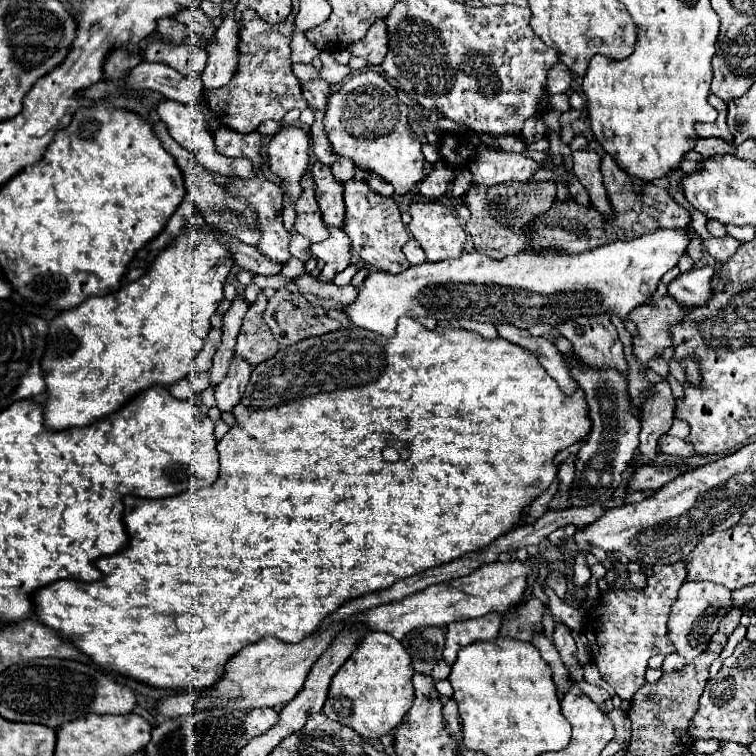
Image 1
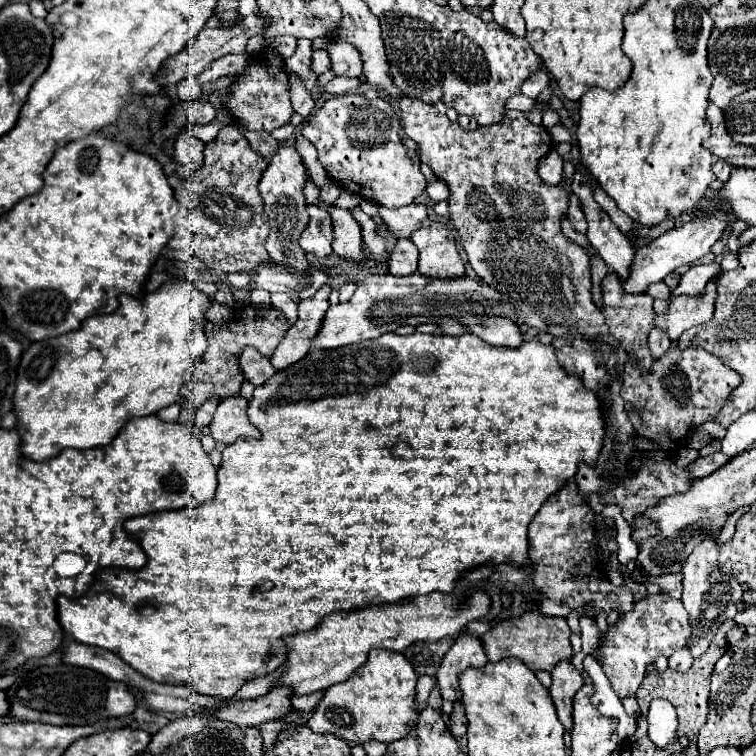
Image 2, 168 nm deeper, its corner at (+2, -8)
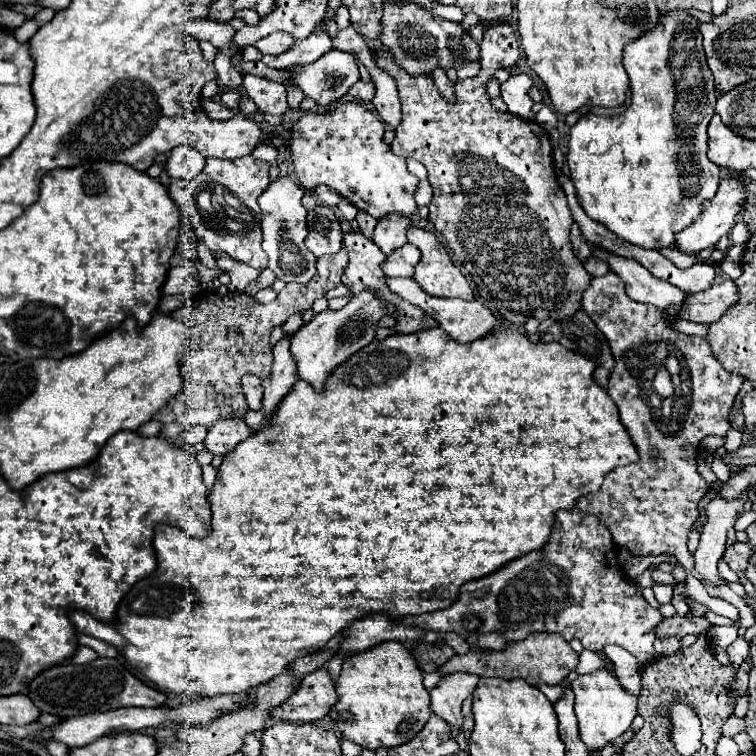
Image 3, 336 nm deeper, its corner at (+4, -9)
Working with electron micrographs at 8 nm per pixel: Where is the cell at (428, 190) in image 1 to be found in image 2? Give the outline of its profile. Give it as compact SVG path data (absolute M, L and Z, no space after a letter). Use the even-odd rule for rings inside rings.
M413 203L411 207L399 207L399 209L387 209L381 207L379 215L387 223L389 231L393 231L397 237L411 237L411 233L421 227L421 221L427 219L429 207L425 203Z

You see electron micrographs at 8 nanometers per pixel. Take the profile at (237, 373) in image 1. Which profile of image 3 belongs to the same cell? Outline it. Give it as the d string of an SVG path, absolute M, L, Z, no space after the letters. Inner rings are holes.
M221 418L217 420L205 438L205 448L211 454L225 456L229 454L239 442L243 442L251 434L251 428L237 418Z

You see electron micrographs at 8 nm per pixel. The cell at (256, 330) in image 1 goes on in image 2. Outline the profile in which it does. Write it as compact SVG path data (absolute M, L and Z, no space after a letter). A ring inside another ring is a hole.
M245 347L241 357L239 357L239 367L245 375L247 381L251 381L255 387L263 385L273 373L273 365L271 365L271 359L261 355L255 347Z

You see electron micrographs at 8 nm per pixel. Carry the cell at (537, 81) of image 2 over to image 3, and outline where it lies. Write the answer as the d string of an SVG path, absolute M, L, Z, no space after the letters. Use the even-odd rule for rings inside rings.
M519 74L519 76L511 76L507 82L503 82L499 86L501 90L501 98L503 102L507 104L507 110L511 114L517 114L521 118L527 118L527 120L533 120L535 114L531 110L533 106L533 100L529 98L529 88L533 86L531 78L527 74Z

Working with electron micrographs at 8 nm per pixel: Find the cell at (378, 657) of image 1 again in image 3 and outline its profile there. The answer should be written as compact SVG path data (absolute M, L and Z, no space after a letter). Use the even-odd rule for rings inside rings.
M383 642L365 652L349 656L343 662L341 676L337 678L337 694L339 694L339 702L329 712L331 728L341 736L353 740L355 744L371 750L377 750L381 746L391 748L409 742L417 732L423 730L425 722L431 716L429 692L423 686L423 672L419 670L411 650L401 642Z

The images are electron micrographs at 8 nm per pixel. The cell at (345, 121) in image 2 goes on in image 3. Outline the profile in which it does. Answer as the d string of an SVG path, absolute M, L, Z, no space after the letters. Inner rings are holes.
M341 102L333 112L301 114L287 142L301 188L315 190L319 184L327 184L377 220L395 212L407 218L413 216L417 212L413 192L419 178L413 176L405 160L395 156L389 144L383 142L383 132L385 124L359 102Z

